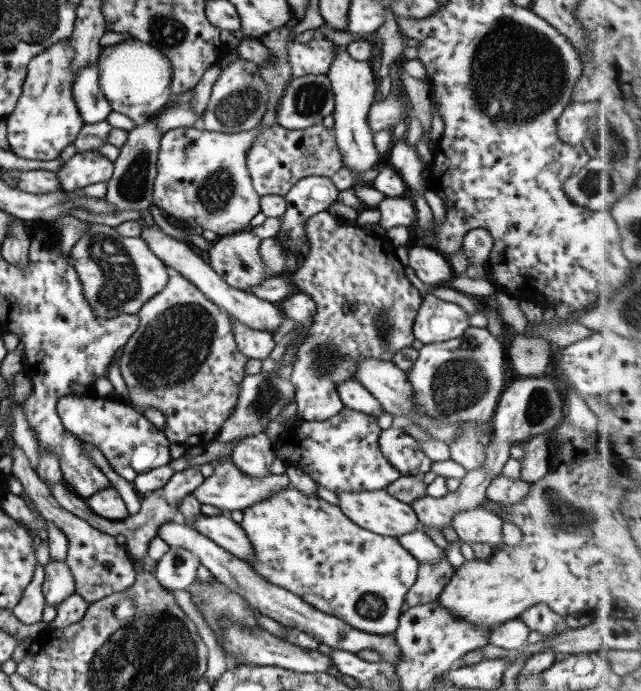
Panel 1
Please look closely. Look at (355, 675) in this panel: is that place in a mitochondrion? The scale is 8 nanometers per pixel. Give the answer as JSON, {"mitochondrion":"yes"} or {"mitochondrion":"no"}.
{"mitochondrion":"no"}

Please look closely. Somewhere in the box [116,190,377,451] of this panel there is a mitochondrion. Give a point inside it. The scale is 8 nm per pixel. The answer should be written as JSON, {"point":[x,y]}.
{"point":[181,337]}

